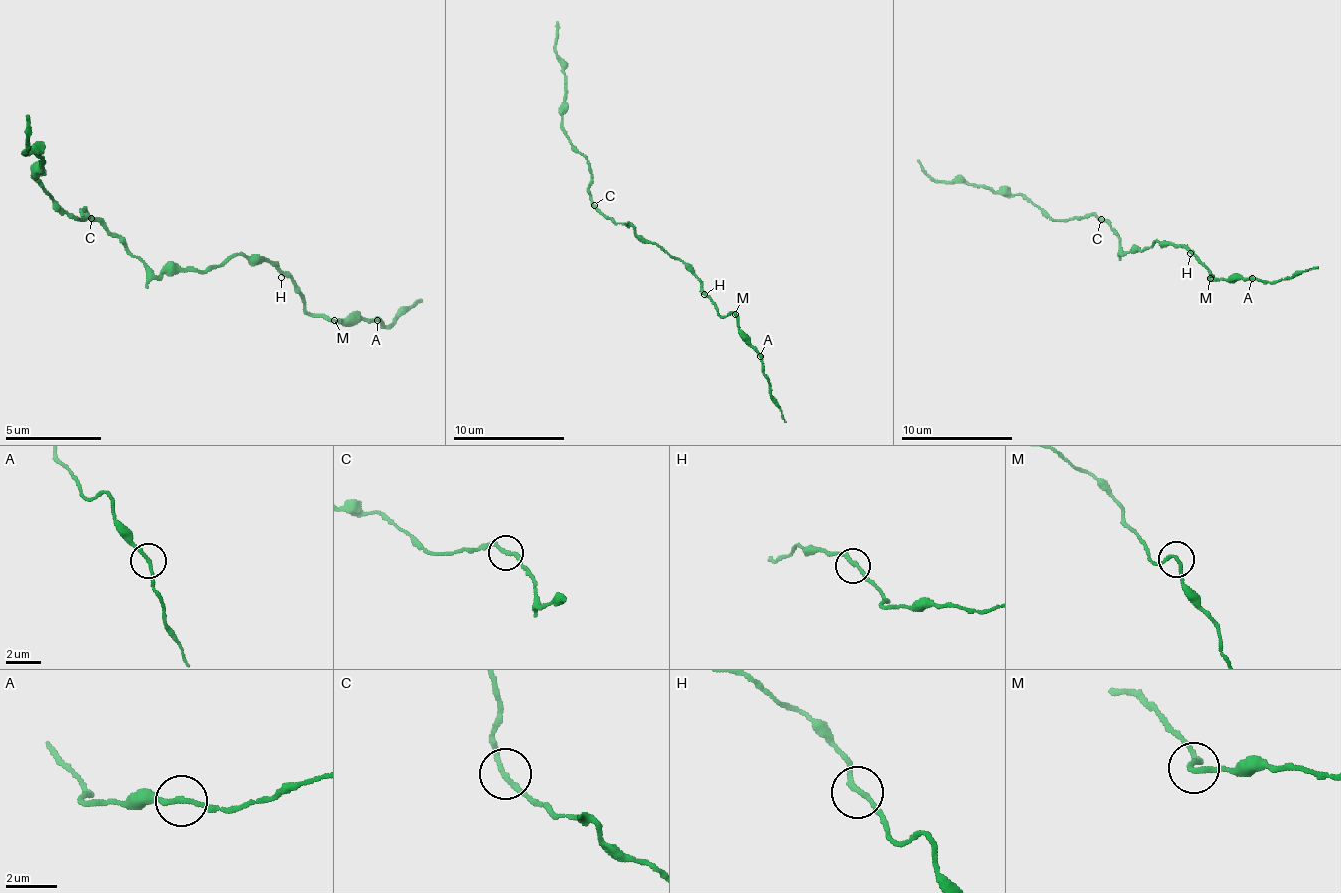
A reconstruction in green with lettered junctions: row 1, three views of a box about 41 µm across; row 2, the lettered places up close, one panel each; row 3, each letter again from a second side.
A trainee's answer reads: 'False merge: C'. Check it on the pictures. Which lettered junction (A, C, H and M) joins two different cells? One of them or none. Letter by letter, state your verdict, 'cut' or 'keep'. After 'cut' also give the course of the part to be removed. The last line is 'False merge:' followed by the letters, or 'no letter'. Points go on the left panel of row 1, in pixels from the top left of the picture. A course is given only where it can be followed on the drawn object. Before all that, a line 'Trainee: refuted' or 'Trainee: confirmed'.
Trainee: confirmed
A: keep
C: cut; course (90, 219), (85, 210), (80, 219), (37, 176), (42, 157), (23, 152), (27, 114)
H: keep
M: keep
False merge: C

